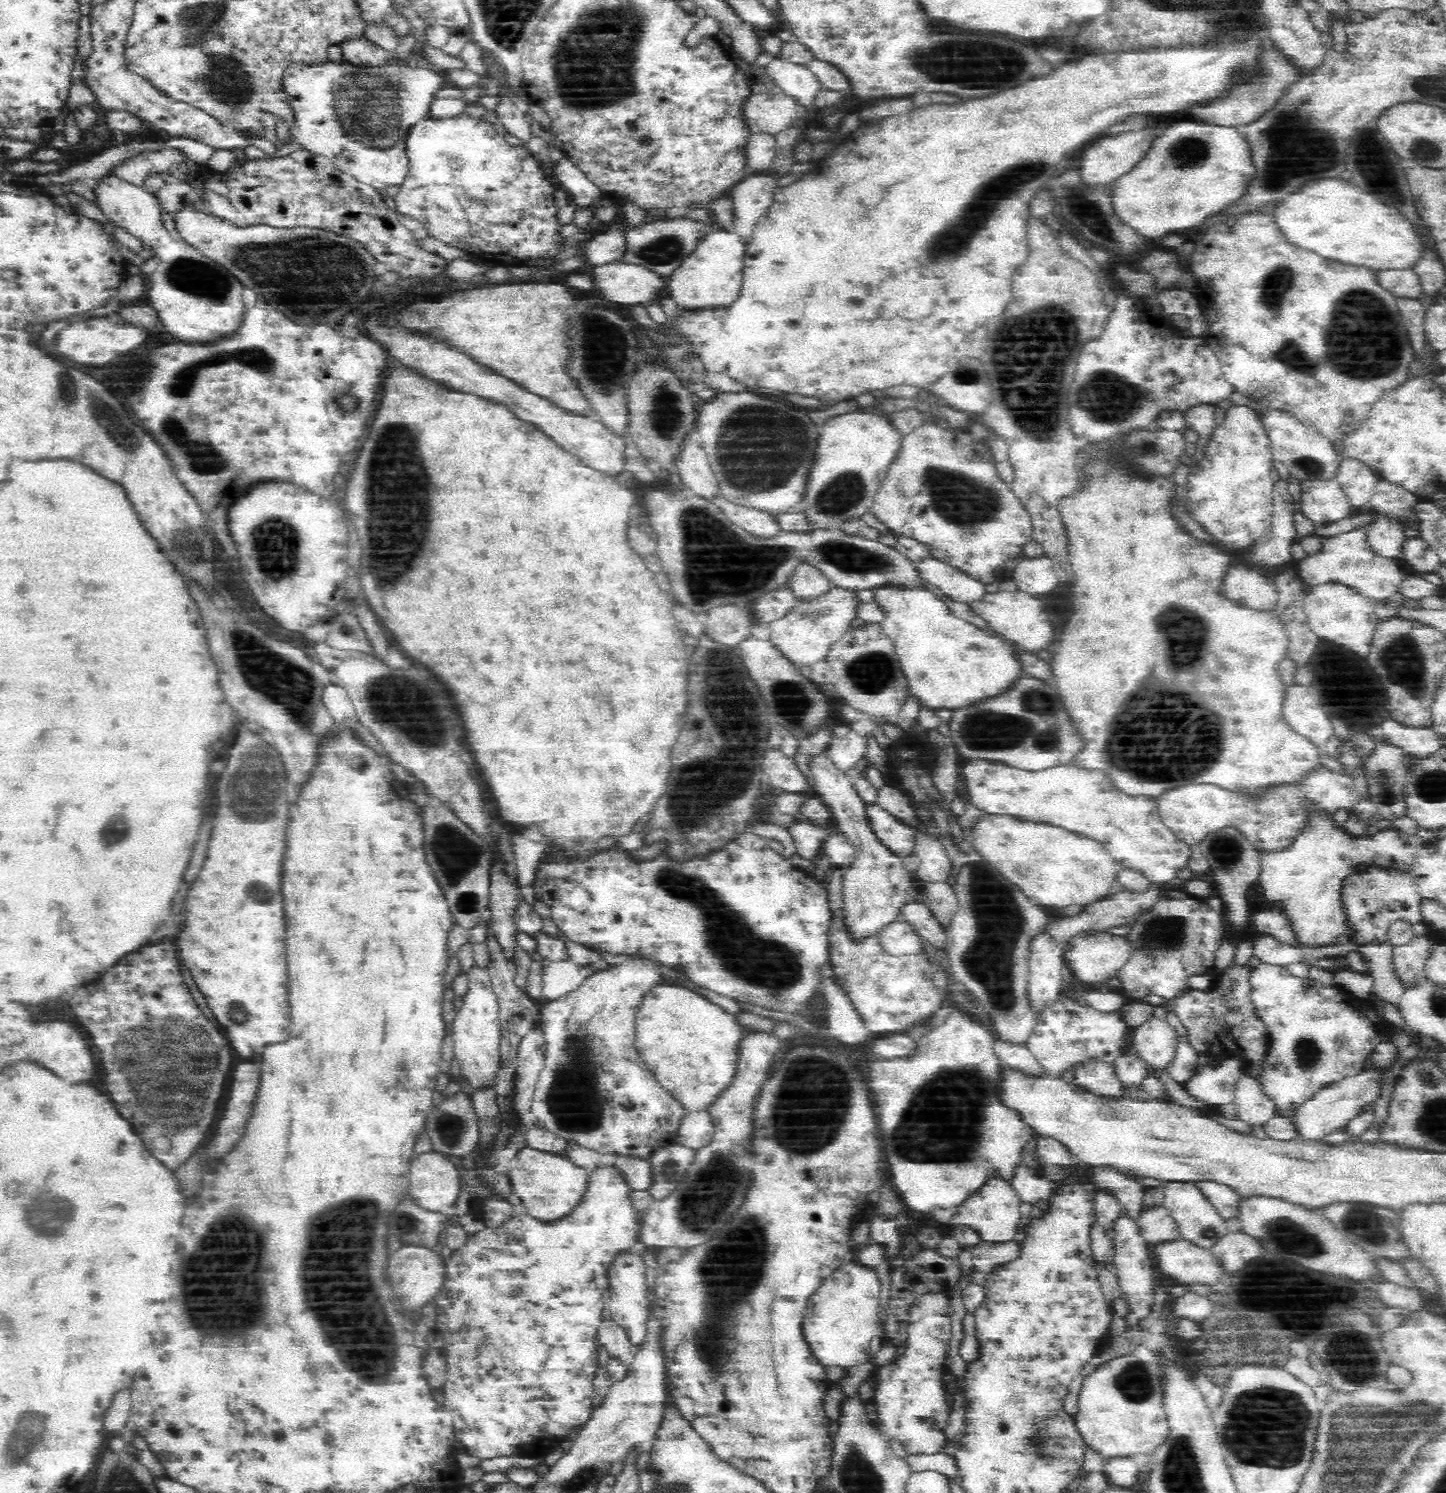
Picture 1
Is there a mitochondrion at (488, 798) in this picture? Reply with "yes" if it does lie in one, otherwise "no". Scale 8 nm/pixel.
no

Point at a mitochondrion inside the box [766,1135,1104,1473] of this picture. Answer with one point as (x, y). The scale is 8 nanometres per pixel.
(1041, 1444)

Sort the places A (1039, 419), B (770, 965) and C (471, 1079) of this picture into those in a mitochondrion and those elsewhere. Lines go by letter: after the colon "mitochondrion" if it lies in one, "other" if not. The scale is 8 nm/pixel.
A: mitochondrion
B: mitochondrion
C: other

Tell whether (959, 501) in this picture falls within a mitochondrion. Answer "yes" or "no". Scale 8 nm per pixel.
yes

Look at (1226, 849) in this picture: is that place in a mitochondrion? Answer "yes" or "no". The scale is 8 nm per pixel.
yes

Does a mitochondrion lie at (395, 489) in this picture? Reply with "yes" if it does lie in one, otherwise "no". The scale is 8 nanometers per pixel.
yes

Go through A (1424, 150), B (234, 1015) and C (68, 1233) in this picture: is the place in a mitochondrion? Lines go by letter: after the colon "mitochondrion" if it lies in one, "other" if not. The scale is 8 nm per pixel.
A: mitochondrion
B: mitochondrion
C: mitochondrion

